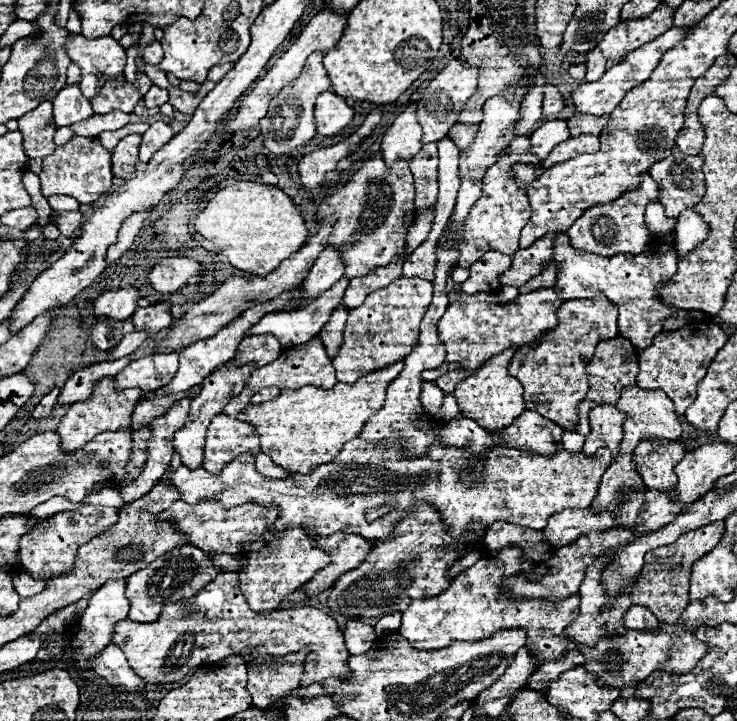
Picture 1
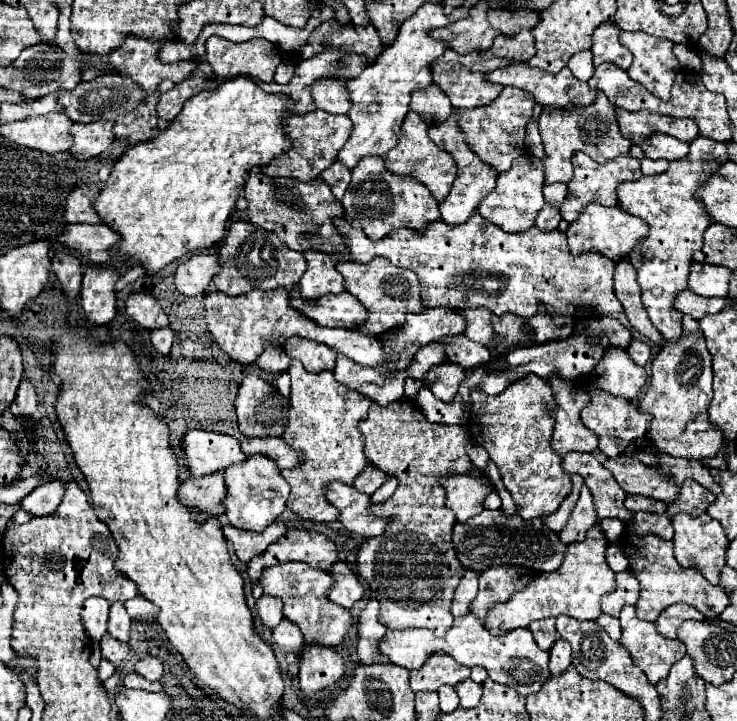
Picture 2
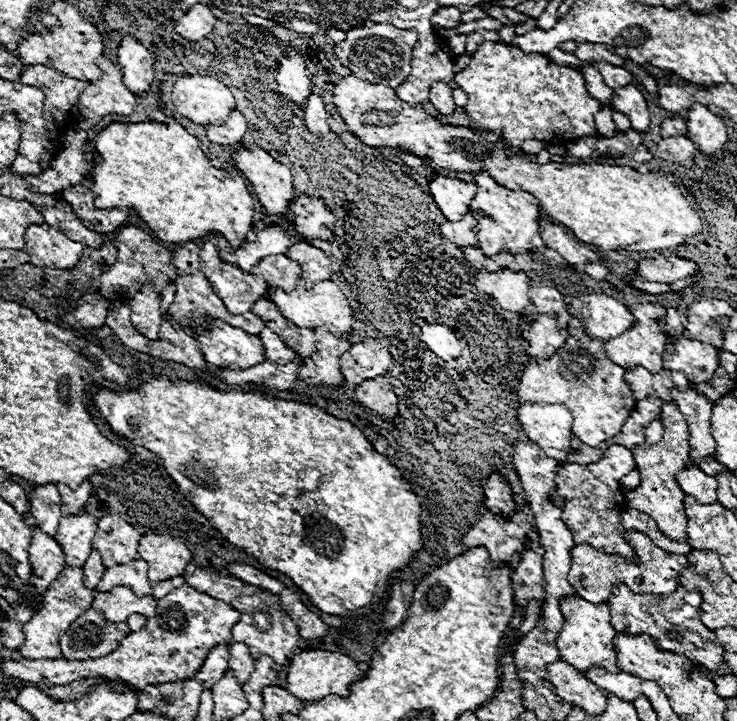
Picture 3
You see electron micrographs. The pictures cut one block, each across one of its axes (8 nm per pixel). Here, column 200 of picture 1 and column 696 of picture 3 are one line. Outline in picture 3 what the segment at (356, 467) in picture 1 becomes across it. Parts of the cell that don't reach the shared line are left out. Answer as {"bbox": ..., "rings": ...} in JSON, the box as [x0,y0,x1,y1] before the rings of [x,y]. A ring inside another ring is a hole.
{"bbox":[676,466,718,504],"rings":[[[694,466],[680,470],[676,474],[676,482],[680,482],[680,488],[684,490],[684,494],[692,494],[696,502],[704,502],[704,504],[718,502],[718,496],[716,496],[718,482],[714,478],[708,478],[704,472],[700,472]]]}

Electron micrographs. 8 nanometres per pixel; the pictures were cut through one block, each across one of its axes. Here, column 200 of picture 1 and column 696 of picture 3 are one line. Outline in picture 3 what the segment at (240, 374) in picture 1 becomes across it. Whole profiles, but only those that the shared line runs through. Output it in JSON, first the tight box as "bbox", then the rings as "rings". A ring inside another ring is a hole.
{"bbox":[670,380,716,462],"rings":[[[690,380],[688,390],[682,388],[670,388],[672,398],[676,400],[680,412],[684,414],[684,420],[688,422],[690,430],[690,458],[698,462],[704,456],[714,456],[716,442],[712,438],[712,402],[696,392],[696,384]]]}

